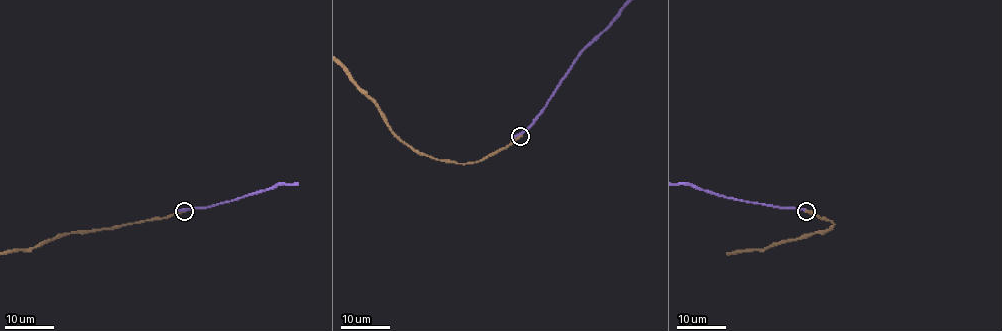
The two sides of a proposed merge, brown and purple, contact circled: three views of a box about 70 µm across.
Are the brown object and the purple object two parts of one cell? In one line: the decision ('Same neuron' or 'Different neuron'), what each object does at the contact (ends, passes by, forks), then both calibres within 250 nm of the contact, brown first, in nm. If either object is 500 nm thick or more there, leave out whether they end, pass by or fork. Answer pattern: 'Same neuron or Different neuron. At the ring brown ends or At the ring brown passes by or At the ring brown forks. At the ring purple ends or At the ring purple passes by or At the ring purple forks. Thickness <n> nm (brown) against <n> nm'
Different neuron. At the ring brown ends. At the ring purple passes by. Thickness 320 nm (brown) against 320 nm

